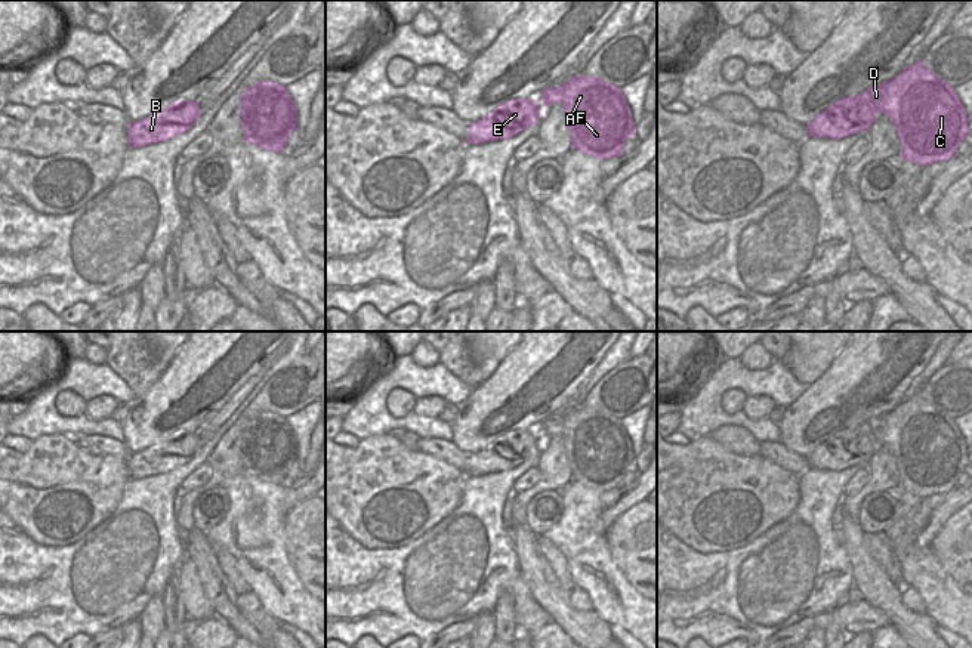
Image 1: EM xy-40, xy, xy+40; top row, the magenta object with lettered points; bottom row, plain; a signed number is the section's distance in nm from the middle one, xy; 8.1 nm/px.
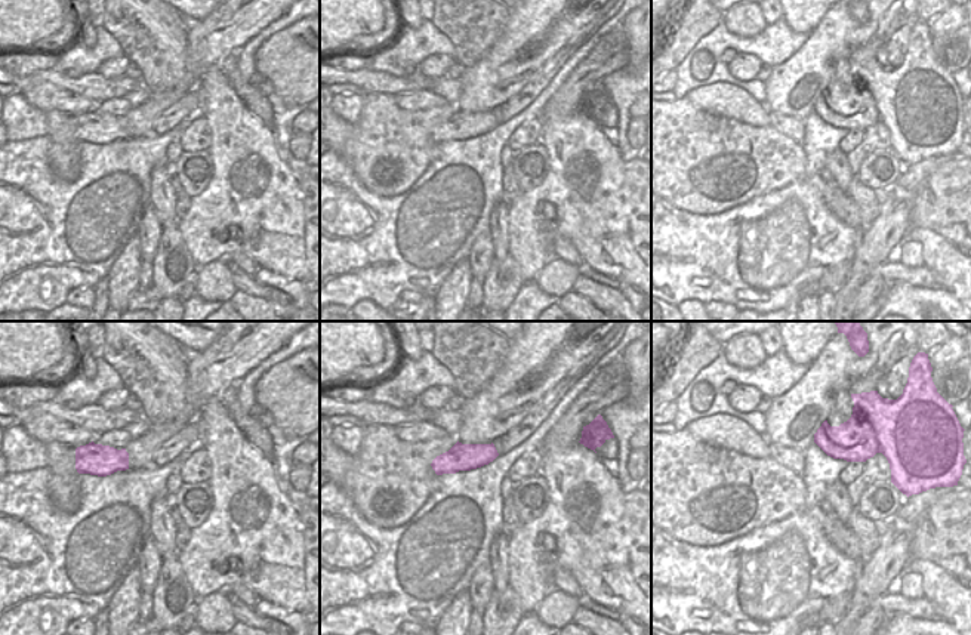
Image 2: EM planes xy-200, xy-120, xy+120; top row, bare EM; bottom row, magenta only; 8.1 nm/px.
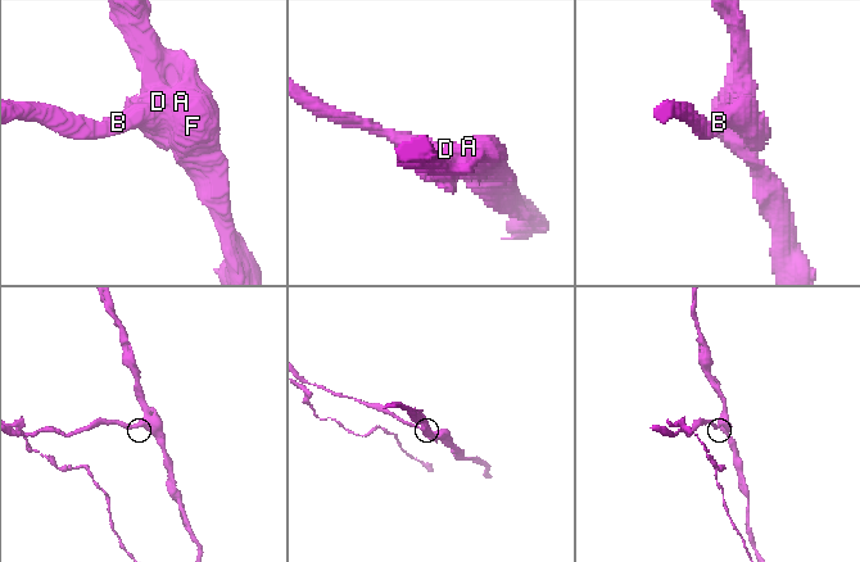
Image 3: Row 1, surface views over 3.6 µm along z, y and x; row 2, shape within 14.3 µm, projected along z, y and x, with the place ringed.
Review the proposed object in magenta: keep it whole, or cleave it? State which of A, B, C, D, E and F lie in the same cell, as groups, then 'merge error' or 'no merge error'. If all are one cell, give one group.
groups A C D E F / B; merge error

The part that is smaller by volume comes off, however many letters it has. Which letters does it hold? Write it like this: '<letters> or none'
B

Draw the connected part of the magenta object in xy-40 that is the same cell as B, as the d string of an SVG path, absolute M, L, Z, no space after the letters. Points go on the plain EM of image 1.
M154 445L144 450L129 454L127 470L130 479L149 478L152 475L160 475L172 472L175 468L179 468L188 463L188 457L173 456L167 450L157 450Z

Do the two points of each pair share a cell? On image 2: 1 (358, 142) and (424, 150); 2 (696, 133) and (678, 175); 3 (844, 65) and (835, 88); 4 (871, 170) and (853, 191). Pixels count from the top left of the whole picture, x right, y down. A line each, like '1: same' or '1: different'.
1: same
2: same
3: same
4: different

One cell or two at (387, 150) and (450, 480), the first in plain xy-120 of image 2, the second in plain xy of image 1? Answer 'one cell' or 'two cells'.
one cell

